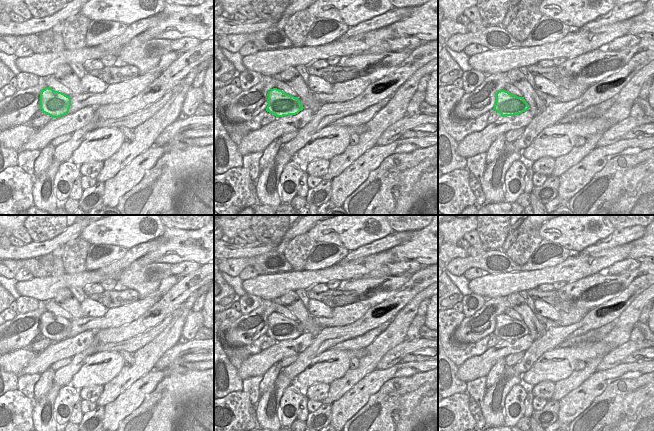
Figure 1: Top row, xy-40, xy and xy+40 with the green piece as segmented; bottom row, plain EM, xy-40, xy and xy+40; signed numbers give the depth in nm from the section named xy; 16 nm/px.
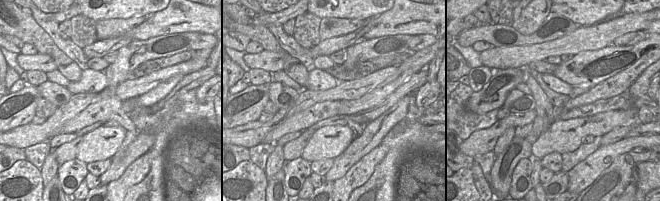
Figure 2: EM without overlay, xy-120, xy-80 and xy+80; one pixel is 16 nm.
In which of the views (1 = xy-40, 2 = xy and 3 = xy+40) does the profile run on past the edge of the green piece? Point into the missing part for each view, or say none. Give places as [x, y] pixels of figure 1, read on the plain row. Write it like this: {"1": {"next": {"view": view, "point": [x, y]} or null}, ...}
{"1": {"next": null}, "2": {"next": null}, "3": {"next": null}}

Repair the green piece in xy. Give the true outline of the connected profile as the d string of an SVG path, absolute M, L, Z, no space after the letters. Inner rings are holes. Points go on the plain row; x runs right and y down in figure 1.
M277 312L271 313L268 318L266 335L277 342L296 339L304 333L298 321L291 320Z

